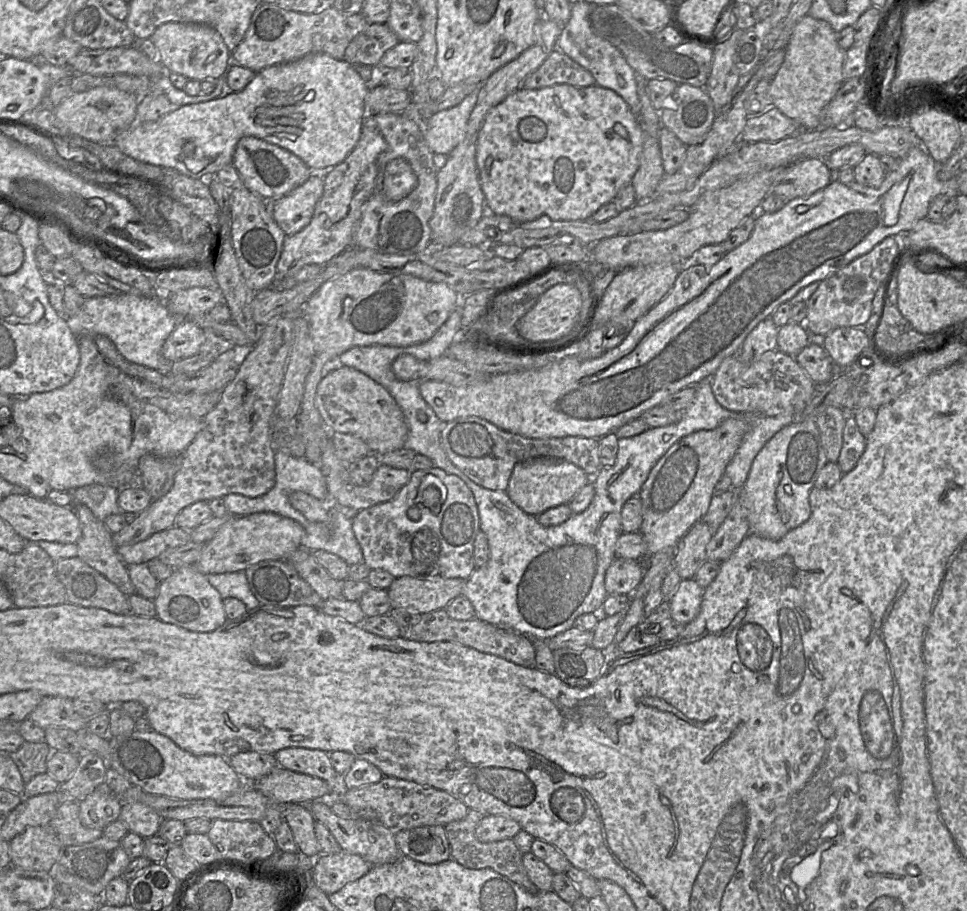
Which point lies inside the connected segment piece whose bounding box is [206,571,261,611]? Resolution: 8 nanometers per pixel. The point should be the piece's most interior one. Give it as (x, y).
(232, 584)

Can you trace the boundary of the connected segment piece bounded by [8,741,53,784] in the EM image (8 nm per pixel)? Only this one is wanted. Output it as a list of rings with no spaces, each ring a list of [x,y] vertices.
[[[25,741],[17,751],[8,755],[17,766],[24,784],[27,784],[36,775],[47,772],[47,761],[52,751],[45,742]]]

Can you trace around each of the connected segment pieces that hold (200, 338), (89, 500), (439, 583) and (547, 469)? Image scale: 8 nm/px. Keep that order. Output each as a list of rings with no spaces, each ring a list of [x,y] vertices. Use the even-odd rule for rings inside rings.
[[[180,320],[166,339],[162,354],[170,362],[189,358],[200,352],[204,343],[204,329],[191,320]]]
[[[91,484],[68,492],[73,495],[73,503],[86,505],[103,522],[108,516],[122,512],[118,505],[120,489],[116,487]]]
[[[431,576],[396,578],[387,588],[391,607],[414,609],[423,614],[445,608],[462,594],[467,579]]]
[[[534,458],[515,465],[506,493],[525,513],[538,516],[546,510],[568,504],[592,478],[578,466],[558,459]]]

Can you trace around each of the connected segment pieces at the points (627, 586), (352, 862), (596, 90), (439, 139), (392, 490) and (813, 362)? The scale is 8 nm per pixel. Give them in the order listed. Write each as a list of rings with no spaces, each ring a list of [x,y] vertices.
[[[616,558],[605,573],[605,589],[609,595],[631,594],[643,579],[646,565],[642,560]]]
[[[345,851],[320,854],[312,864],[310,880],[322,892],[330,895],[347,883],[358,880],[372,867],[372,864],[357,854]]]
[[[555,84],[539,89],[518,88],[487,113],[477,136],[476,166],[481,189],[485,196],[486,210],[497,215],[509,216],[518,222],[531,222],[542,216],[553,221],[590,219],[601,206],[613,201],[623,187],[632,183],[640,165],[643,140],[644,132],[639,118],[632,112],[627,102],[612,89],[597,84],[593,86]]]
[[[473,92],[457,106],[440,111],[429,119],[422,135],[436,156],[448,156],[463,141],[476,102],[477,92]]]
[[[380,463],[371,482],[366,486],[355,485],[338,476],[326,476],[329,499],[343,509],[357,513],[393,499],[408,483],[410,474],[409,470]]]
[[[810,343],[795,357],[815,384],[827,384],[835,376],[834,363],[821,345]]]

